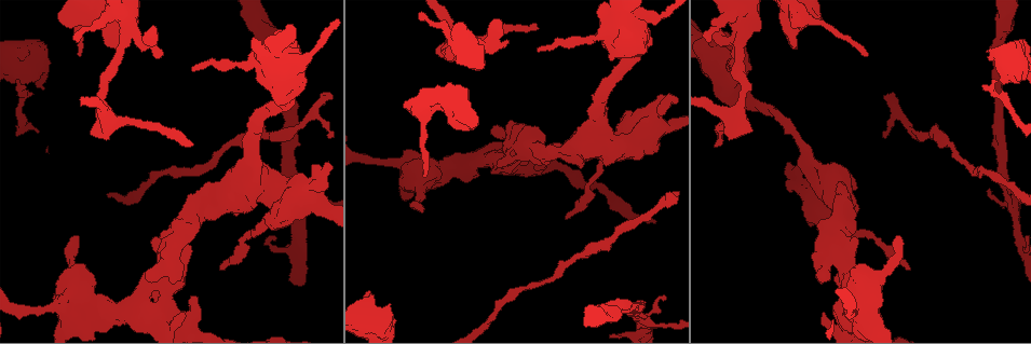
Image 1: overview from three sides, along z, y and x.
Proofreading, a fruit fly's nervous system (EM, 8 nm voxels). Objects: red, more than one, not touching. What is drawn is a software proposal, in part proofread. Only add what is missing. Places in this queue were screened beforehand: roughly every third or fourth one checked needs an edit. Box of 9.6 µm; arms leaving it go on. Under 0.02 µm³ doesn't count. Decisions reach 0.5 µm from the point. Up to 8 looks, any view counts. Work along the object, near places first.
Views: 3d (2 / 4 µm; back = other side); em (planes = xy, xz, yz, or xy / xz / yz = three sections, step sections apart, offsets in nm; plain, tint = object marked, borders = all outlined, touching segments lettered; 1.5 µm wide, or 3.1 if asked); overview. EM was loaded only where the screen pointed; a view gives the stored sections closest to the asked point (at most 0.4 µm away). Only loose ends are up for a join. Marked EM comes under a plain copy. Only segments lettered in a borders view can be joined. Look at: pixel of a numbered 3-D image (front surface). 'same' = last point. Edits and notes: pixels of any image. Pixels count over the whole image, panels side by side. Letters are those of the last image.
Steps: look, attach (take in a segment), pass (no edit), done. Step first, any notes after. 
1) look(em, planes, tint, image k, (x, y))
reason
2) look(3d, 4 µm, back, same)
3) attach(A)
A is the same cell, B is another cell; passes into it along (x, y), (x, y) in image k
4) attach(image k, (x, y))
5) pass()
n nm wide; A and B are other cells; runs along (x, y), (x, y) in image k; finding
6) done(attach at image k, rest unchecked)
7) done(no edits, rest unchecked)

look(3d, 4 µm, image 1, (81, 54))
an open end

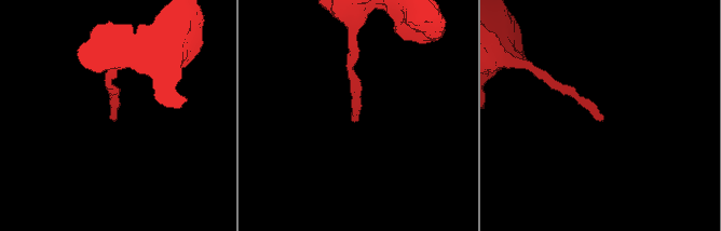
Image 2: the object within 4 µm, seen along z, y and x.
look(em, xz, step 4, tint, image 2, (602, 116))
shape alone is not enough

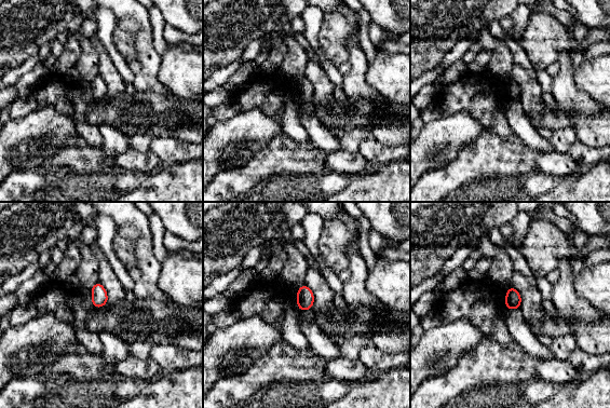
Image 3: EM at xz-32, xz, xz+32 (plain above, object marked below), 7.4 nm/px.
look(em, planes, borders, same)

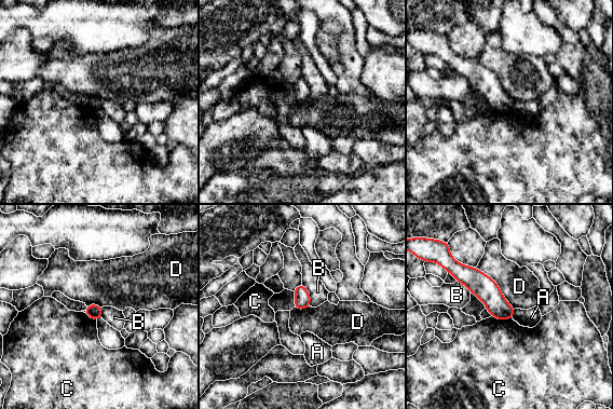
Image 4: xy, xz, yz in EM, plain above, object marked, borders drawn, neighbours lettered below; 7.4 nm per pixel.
pass()
A, B, C and D are other cells; runs along (457, 271), (471, 276), (509, 315) in image 4; none of them fits

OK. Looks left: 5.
look(3d, 4 µm, image 1, (666, 298))
thin end

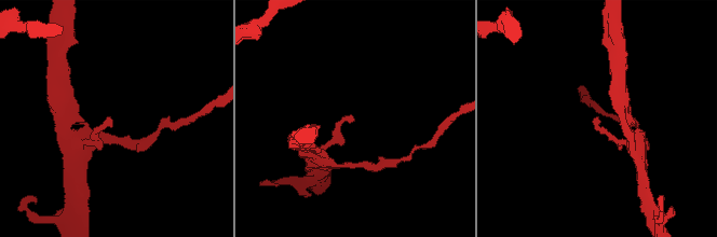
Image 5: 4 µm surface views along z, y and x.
look(em, xy, step 8, tint, image 5, (109, 119))

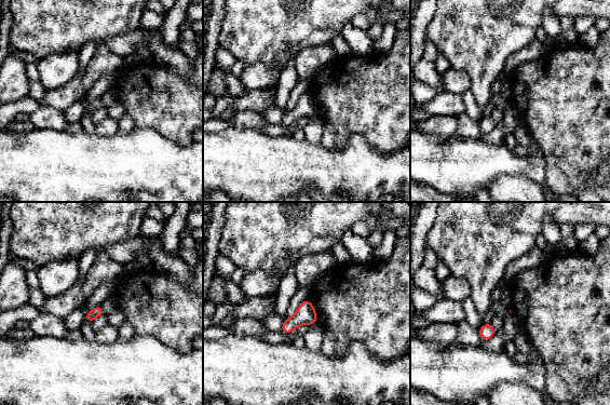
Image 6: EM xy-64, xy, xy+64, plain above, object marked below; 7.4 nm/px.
look(em, planes, borders, same)

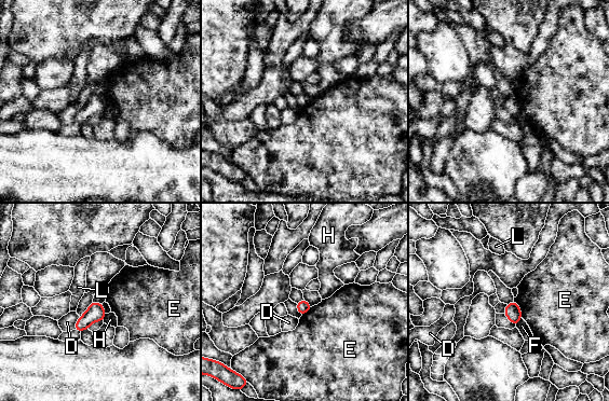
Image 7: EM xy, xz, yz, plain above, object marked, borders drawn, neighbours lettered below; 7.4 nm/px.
pass()
D, E, F, H and L are other cells; border along (514, 300), (522, 317) in image 7; none of them fits

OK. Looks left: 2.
look(em, planes, borders, image 1, (908, 270))

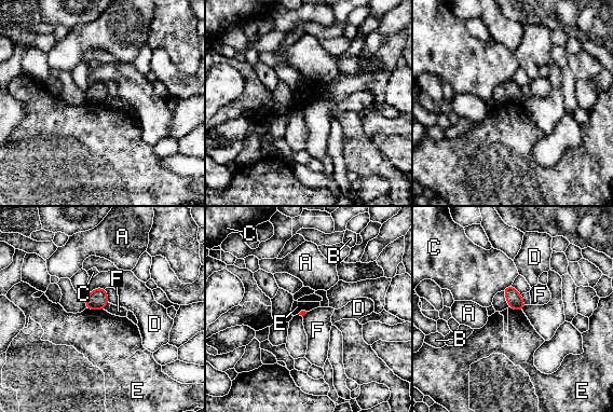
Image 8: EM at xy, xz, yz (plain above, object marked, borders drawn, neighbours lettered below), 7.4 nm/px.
pass()
A, B, C, D, E and F are other cells; border along (86, 307), (103, 310) in image 8; no lettered segment goes on from it

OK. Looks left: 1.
done(no edits, rest unchecked)

